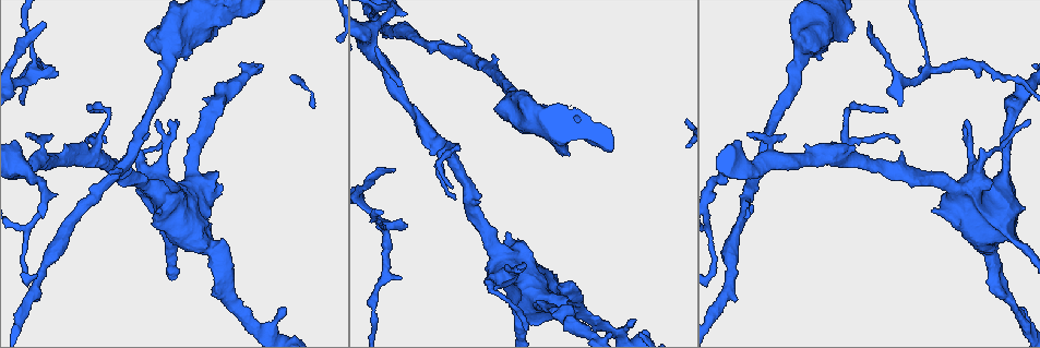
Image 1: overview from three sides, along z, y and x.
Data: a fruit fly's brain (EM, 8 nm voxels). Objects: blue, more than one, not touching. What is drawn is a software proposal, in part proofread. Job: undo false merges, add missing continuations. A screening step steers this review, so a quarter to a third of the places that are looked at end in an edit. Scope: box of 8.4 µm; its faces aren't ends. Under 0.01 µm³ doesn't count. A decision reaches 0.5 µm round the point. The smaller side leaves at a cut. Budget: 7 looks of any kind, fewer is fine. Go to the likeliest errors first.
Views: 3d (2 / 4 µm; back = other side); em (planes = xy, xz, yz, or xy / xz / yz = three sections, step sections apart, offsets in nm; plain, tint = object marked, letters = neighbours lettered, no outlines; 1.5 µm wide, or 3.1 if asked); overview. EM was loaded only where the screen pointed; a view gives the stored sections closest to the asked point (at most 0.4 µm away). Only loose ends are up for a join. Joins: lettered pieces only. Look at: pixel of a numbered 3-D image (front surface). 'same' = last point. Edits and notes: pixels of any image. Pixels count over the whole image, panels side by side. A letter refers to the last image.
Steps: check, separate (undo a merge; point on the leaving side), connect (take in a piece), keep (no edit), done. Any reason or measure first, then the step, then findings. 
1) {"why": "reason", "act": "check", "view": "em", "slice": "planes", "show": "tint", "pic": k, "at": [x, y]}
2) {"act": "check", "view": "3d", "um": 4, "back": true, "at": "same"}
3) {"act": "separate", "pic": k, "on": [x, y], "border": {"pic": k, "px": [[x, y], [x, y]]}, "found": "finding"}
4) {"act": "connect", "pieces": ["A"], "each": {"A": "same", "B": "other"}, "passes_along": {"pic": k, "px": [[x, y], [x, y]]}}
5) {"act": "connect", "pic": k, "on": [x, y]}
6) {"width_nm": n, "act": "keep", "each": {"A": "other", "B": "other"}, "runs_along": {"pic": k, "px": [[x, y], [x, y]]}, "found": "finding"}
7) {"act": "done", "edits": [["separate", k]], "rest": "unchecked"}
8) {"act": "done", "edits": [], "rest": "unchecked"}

{"why": "branch stops here", "act": "check", "view": "3d", "um": 4, "back": true, "pic": 1, "at": [632, 321]}

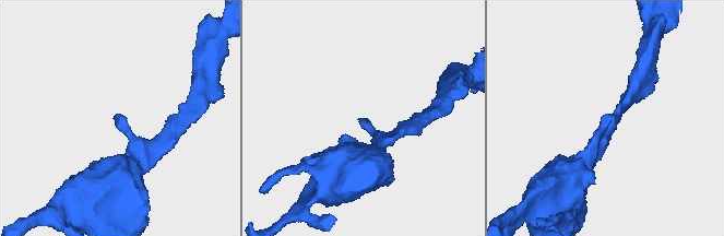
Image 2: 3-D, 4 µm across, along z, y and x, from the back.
{"why": "now the EM", "act": "check", "view": "em", "slice": "planes", "show": "letters", "pic": 2, "at": [118, 118]}

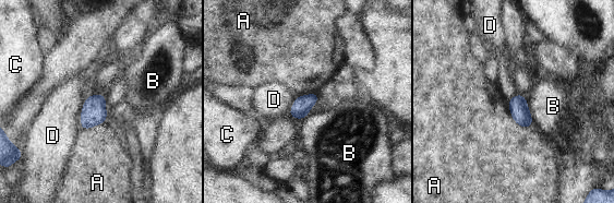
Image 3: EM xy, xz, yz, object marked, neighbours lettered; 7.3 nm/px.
{"longest_contact_nm": ["A", 260], "act": "keep", "each": {"A": "other", "B": "other", "C": "other", "D": "other"}, "found": "no lettered piece goes on from it"}

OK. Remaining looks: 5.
{"why": "sudden change in width", "act": "check", "view": "3d", "um": 2, "pic": 1, "at": [929, 69]}

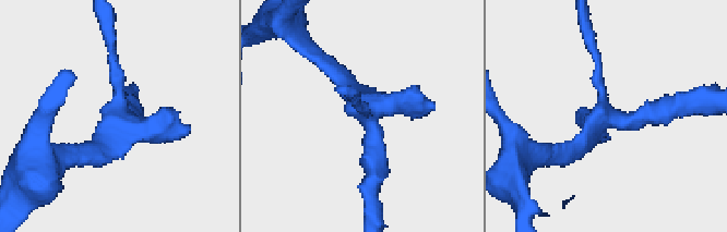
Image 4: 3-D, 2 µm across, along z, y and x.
{"why": "shape alone is not enough", "act": "check", "view": "em", "slice": "planes", "show": "letters", "pic": 4, "at": [600, 122]}

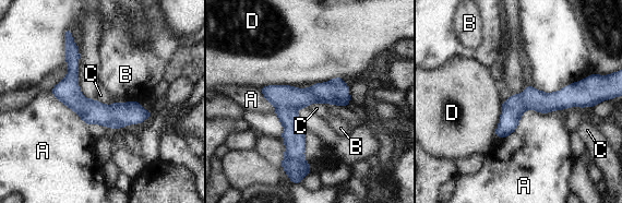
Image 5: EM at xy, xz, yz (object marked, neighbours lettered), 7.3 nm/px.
{"width_nm": 170, "act": "keep", "each": {"A": "other", "B": "other", "C": "other", "D": "other"}, "border": {"pic": 5, "px": [[94, 98], [107, 105], [115, 100]]}, "found": "continuous, no second neuron"}

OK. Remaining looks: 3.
{"why": "thick turns thin", "act": "check", "view": "3d", "um": 4, "pic": 1, "at": [990, 244]}

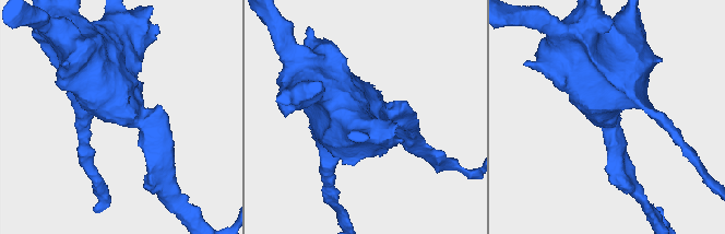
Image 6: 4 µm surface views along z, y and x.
{"act": "check", "view": "em", "slice": "planes", "show": "plain", "pic": 6, "at": [133, 113]}

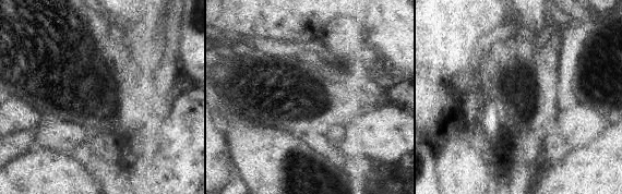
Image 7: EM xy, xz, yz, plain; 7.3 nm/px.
{"act": "check", "view": "em", "slice": "planes", "show": "letters", "at": "same"}

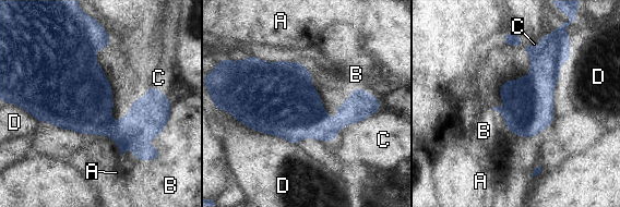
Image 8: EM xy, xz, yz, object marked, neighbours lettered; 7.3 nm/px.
{"act": "keep", "each": {"A": "other", "B": "other", "C": "other", "D": "other"}, "border": {"pic": 8, "px": [[171, 104], [167, 124], [143, 146]]}, "found": "continuous, no second neuron"}

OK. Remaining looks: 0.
{"act": "done", "edits": [], "rest": "unchecked"}

